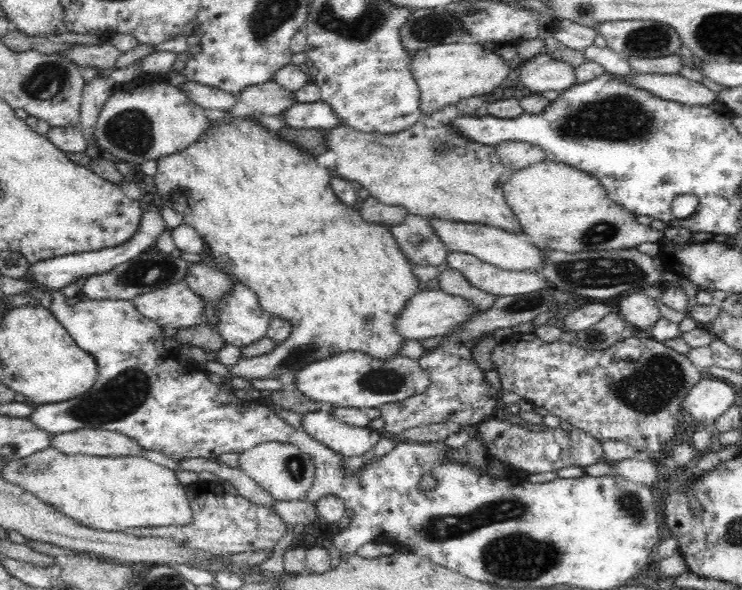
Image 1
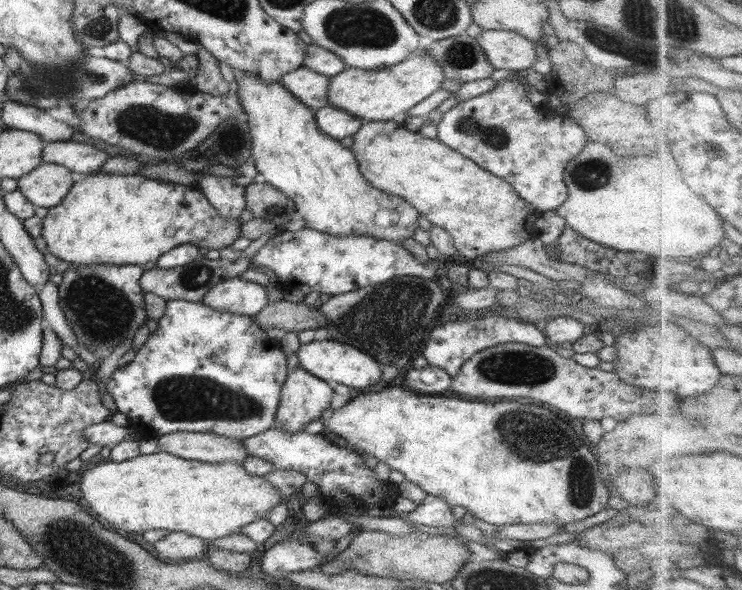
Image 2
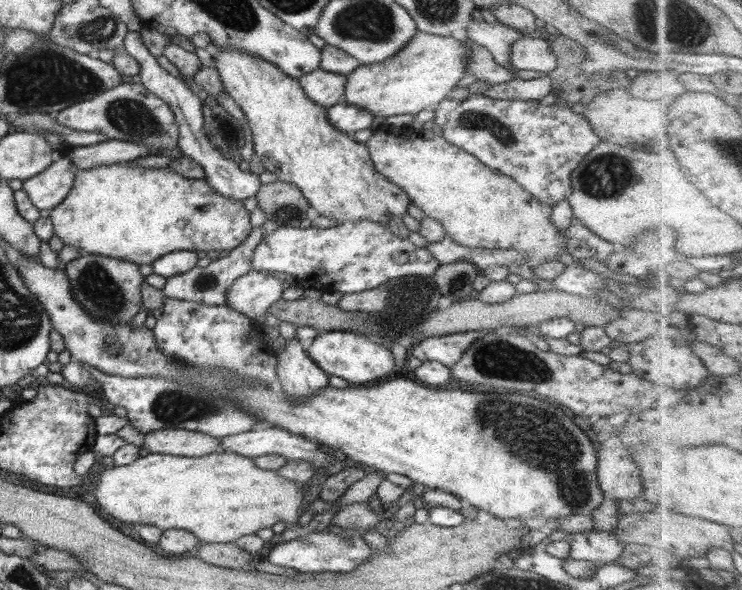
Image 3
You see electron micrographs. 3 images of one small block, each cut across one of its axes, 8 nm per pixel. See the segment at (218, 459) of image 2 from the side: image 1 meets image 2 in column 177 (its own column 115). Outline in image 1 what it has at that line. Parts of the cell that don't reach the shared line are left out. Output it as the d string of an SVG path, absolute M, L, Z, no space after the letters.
M80 429L51 436L51 445L62 454L76 456L142 456L144 448L124 433L104 429Z

